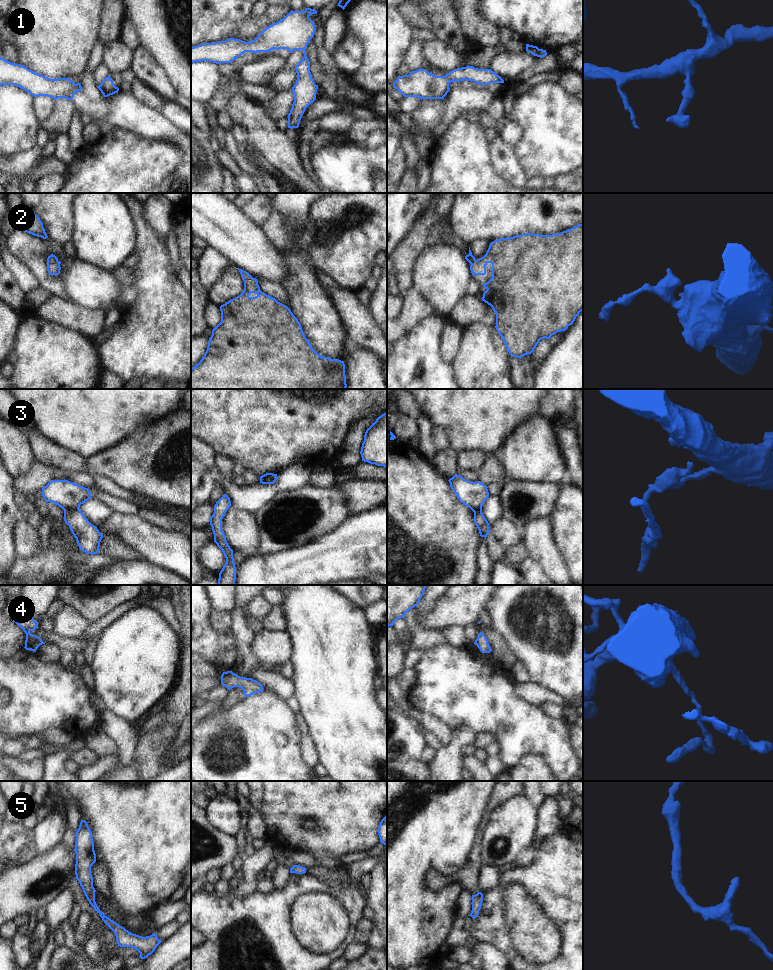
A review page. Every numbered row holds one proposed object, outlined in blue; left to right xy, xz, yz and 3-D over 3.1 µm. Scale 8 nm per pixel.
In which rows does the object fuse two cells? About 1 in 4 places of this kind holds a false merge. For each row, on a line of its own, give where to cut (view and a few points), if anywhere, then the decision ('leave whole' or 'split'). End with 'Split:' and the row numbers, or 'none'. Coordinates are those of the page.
1: no cut | leave whole
2: no cut | leave whole
3: xy (78, 508), (64, 511) | split
4: no cut | leave whole
5: no cut | leave whole
Split: 3

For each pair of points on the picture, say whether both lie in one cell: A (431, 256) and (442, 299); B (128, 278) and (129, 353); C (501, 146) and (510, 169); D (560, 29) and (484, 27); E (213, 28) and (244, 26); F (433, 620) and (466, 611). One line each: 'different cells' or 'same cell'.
A: same cell
B: different cells
C: same cell
D: different cells
E: different cells
F: same cell

